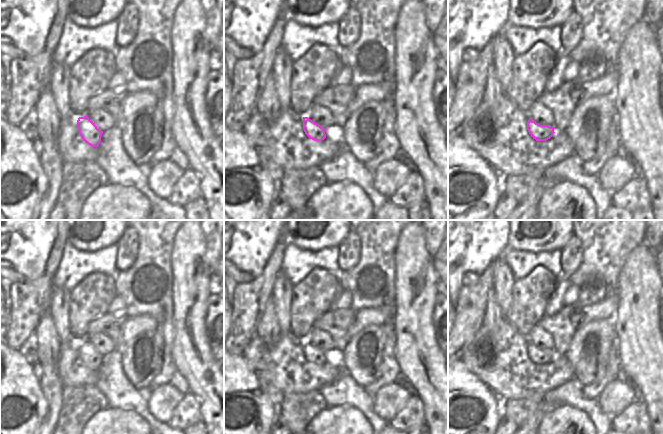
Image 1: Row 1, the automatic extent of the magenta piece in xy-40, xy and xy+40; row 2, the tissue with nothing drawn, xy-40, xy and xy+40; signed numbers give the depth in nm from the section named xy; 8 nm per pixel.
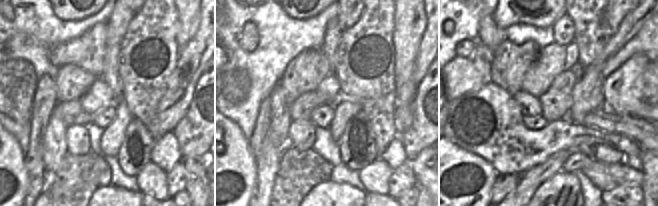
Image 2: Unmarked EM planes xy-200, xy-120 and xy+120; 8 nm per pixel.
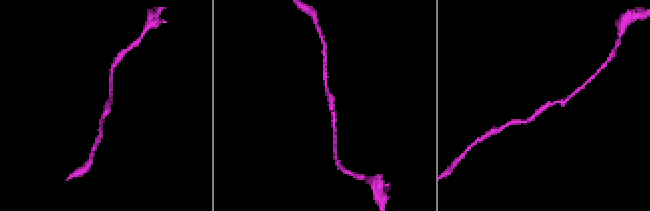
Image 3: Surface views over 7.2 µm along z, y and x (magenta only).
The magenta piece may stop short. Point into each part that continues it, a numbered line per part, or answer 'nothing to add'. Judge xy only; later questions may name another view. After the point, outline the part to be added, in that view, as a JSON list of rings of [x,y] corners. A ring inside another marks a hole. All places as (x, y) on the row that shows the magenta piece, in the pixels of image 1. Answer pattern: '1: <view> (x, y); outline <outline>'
nothing to add

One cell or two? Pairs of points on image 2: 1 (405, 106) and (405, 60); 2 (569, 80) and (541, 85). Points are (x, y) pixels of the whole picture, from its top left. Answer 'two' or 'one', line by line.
1: one
2: two

